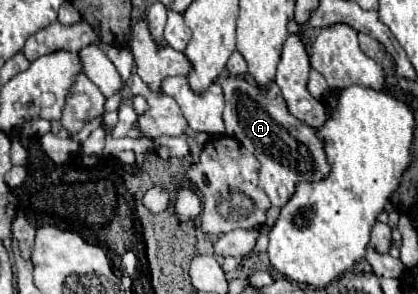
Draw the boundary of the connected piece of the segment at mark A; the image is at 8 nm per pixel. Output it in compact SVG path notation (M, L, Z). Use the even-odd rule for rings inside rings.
M220 75L216 83L220 83L226 97L226 107L224 107L226 133L236 137L260 161L262 165L260 185L270 197L272 205L284 207L288 199L294 195L296 183L300 181L314 183L328 177L332 165L324 155L324 143L320 143L320 137L316 135L314 127L300 123L300 119L296 119L288 111L288 105L280 95L280 87L276 87L274 81L268 83L264 91L260 91L260 87L256 87L256 83L246 77Z

